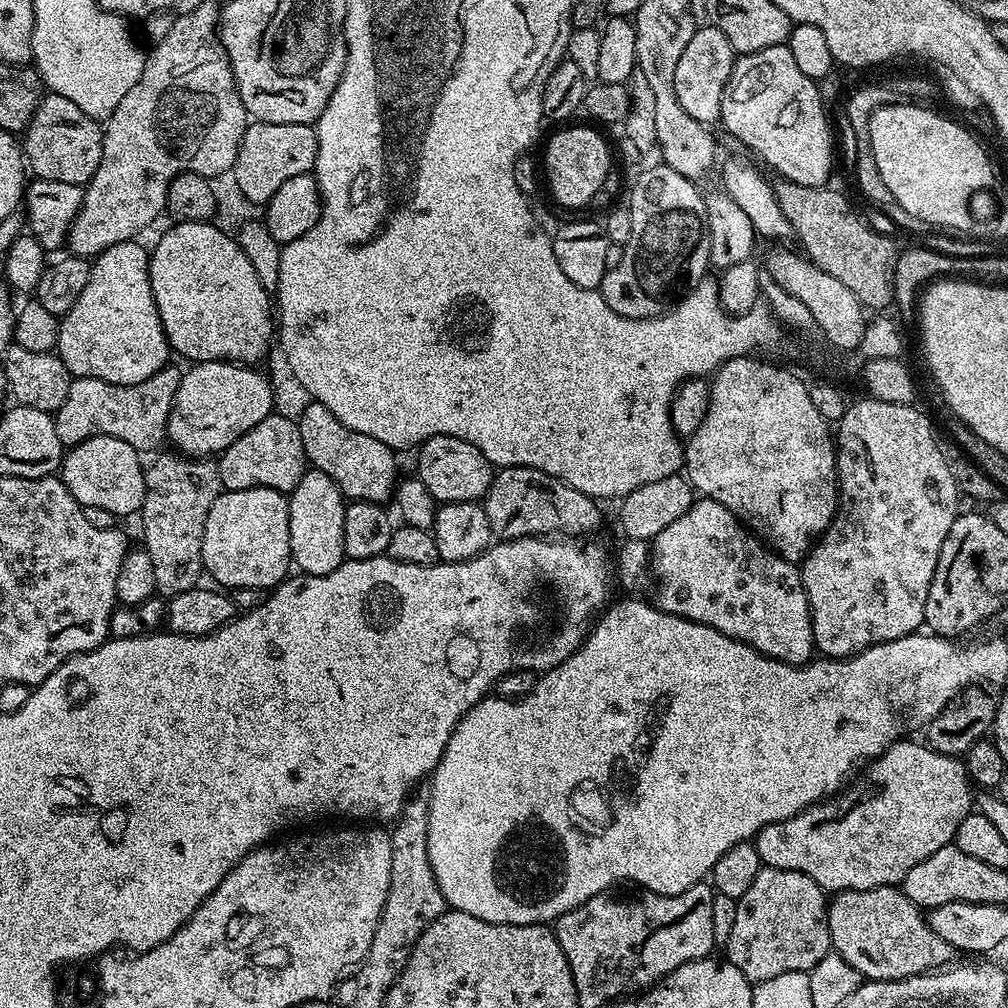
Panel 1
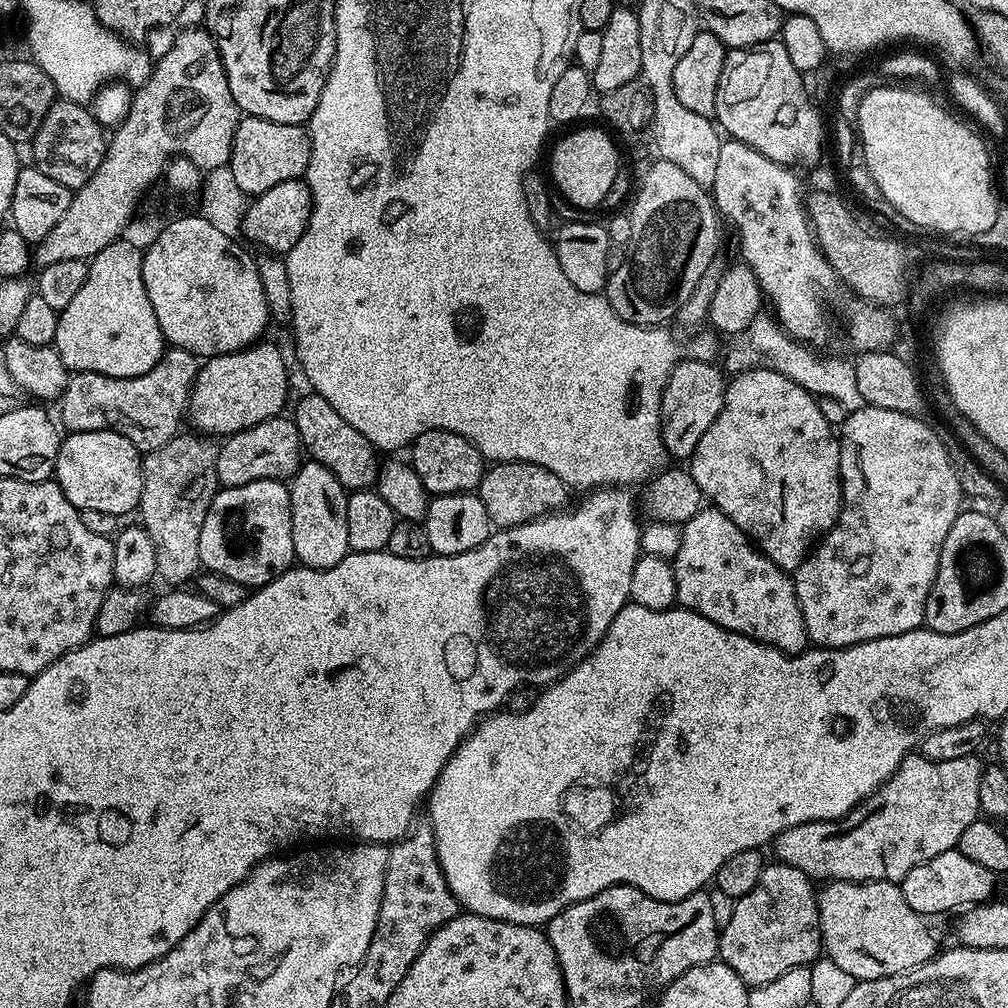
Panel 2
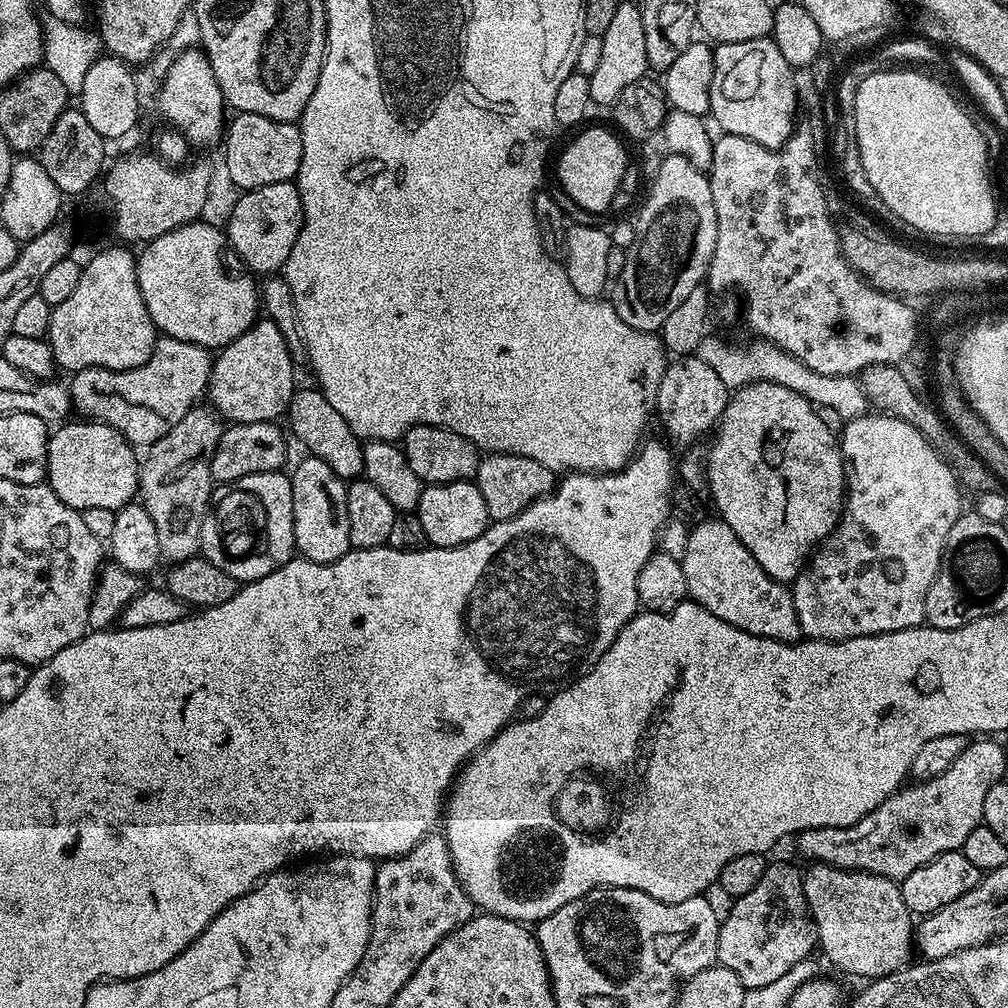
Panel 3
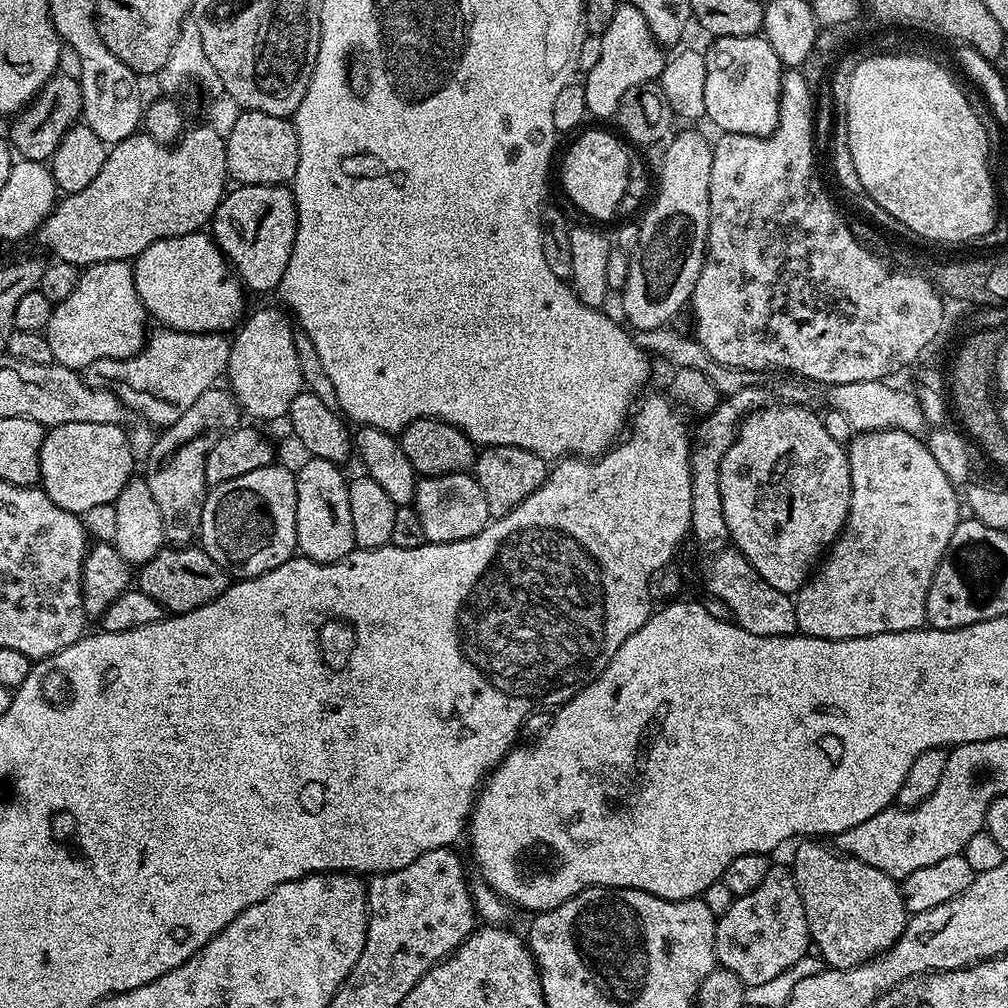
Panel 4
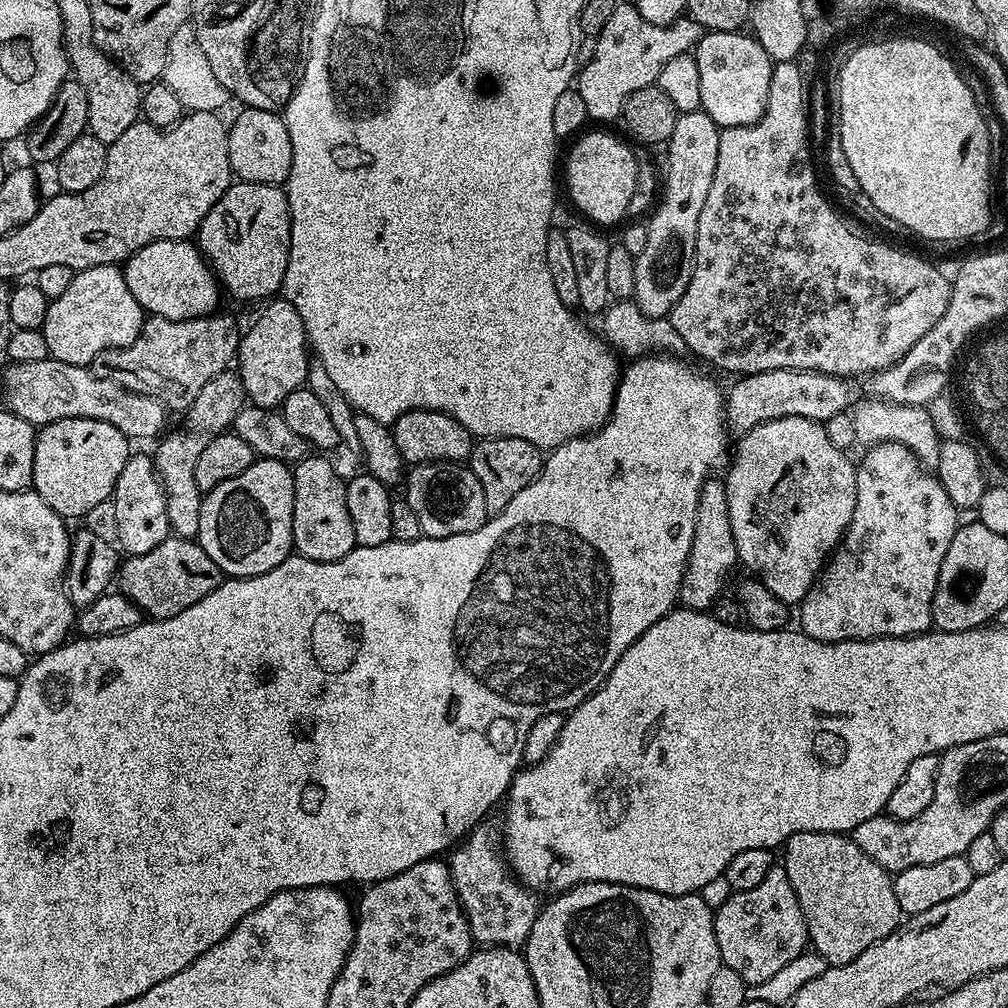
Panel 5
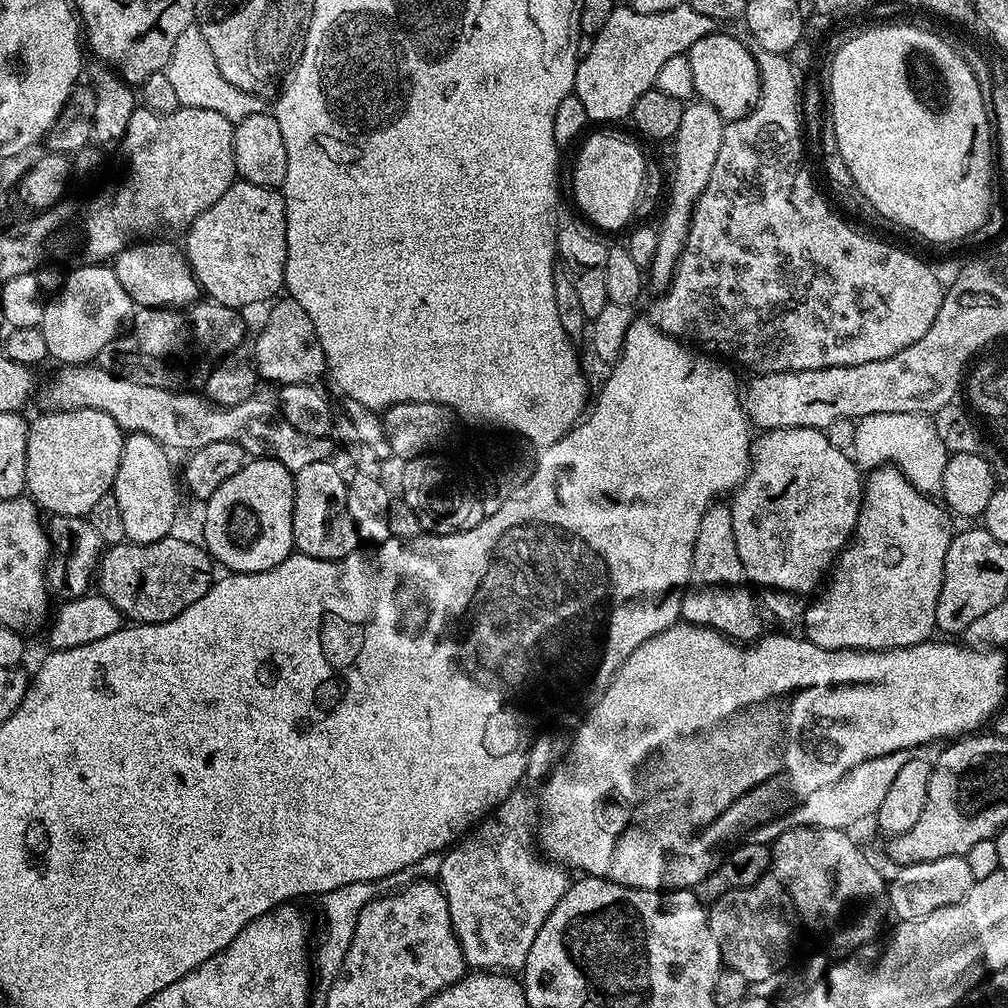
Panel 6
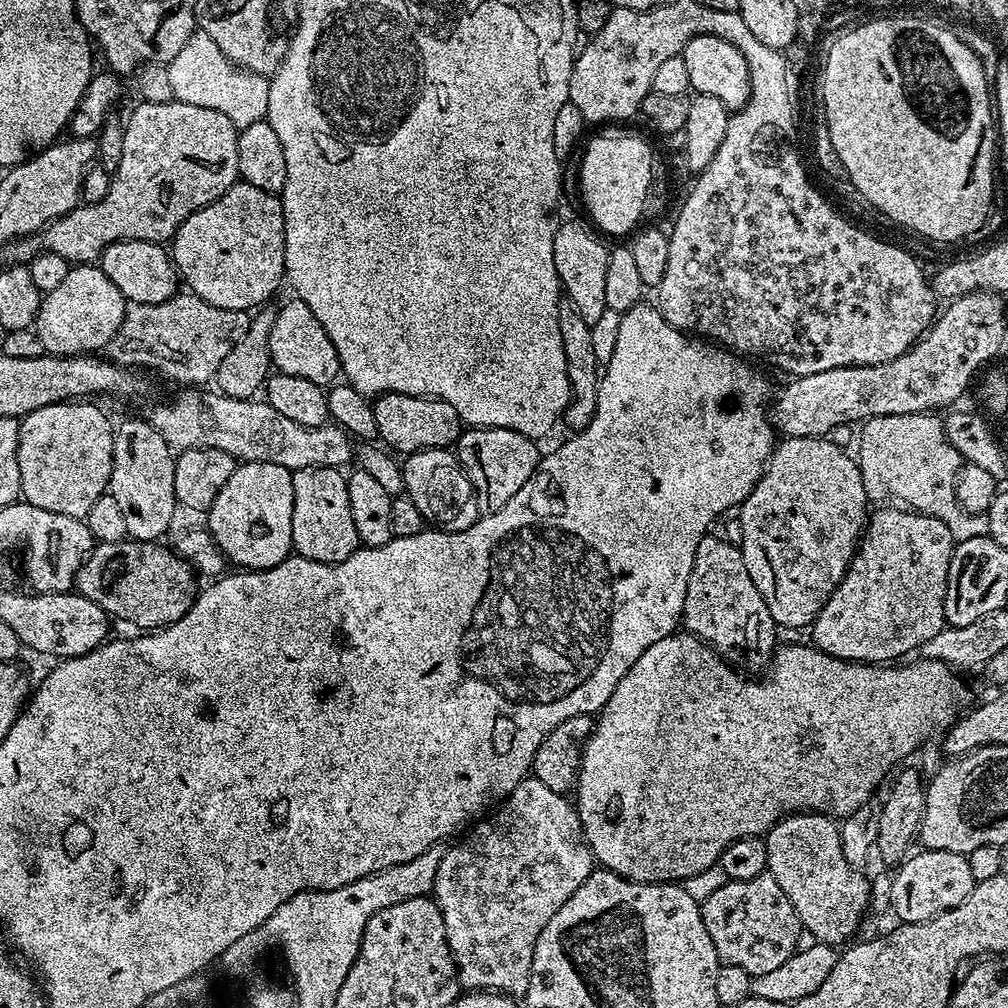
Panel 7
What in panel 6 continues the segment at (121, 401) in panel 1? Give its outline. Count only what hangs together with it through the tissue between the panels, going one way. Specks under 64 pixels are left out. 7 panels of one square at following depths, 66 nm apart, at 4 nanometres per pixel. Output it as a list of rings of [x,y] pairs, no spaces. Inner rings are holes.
[[[197,302],[182,309],[137,307],[130,327],[102,346],[95,363],[107,372],[137,380],[139,384],[180,390],[195,385],[192,383],[196,372],[207,373],[245,343],[244,320],[240,316],[243,315],[235,308],[211,302]]]

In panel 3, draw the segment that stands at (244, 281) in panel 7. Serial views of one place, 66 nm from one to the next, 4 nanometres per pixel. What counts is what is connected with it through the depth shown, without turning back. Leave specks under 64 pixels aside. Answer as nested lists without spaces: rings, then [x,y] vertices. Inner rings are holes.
[[[291,180],[286,182],[274,182],[274,186],[262,186],[250,188],[239,193],[237,205],[226,225],[228,243],[232,245],[240,259],[253,274],[276,274],[283,269],[284,264],[290,258],[290,250],[294,250],[294,242],[298,242],[298,234],[304,225],[304,211],[302,210],[302,198]]]

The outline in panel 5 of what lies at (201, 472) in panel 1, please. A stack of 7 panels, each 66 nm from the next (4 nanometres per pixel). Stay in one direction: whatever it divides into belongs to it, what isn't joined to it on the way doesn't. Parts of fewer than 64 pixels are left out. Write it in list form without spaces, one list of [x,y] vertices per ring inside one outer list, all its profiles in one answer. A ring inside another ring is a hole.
[[[235,371],[223,372],[210,378],[210,382],[202,386],[198,398],[194,398],[192,405],[186,409],[188,421],[170,436],[165,435],[159,441],[161,444],[157,446],[156,452],[154,451],[156,472],[166,494],[166,516],[170,518],[172,532],[177,537],[195,538],[198,534],[202,493],[196,481],[196,467],[202,450],[206,450],[206,446],[210,446],[214,438],[218,438],[235,425],[238,414],[244,407],[246,393],[243,381]]]

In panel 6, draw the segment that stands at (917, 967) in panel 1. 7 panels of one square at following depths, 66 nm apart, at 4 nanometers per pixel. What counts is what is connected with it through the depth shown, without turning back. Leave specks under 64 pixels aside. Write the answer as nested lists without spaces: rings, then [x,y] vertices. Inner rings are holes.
[[[801,826],[782,833],[771,841],[771,875],[782,882],[796,908],[799,923],[812,932],[820,932],[827,924],[840,924],[832,936],[836,954],[851,954],[875,941],[876,931],[886,916],[886,876],[868,861],[868,856],[842,828]]]

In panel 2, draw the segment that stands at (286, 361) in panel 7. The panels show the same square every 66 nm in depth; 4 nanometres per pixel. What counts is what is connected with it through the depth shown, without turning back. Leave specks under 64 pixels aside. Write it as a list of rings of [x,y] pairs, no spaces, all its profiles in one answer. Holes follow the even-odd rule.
[[[264,343],[251,344],[240,352],[210,356],[201,363],[186,413],[197,433],[209,438],[227,438],[285,411],[288,364],[278,345]]]

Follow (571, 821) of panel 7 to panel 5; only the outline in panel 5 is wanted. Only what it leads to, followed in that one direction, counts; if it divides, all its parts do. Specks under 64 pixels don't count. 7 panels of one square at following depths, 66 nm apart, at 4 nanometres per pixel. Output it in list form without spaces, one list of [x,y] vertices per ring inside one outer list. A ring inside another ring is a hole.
[[[488,822],[477,823],[467,837],[451,849],[452,881],[473,941],[485,948],[519,949],[527,942],[536,921],[538,896],[533,889],[525,888],[508,867],[501,840],[499,827],[491,828]]]

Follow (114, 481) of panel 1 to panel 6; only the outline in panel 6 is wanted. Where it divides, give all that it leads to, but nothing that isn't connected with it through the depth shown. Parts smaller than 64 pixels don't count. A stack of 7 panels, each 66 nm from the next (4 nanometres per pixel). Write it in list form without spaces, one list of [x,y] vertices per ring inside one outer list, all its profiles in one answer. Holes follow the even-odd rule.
[[[66,410],[44,412],[28,425],[26,438],[26,492],[45,513],[52,516],[87,517],[94,505],[112,491],[112,483],[118,474],[118,462],[122,462],[122,446],[126,433],[102,410]]]

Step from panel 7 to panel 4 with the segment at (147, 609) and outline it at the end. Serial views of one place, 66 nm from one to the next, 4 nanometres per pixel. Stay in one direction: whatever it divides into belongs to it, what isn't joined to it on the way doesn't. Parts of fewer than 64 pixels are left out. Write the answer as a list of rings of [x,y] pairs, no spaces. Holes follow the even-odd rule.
[[[166,546],[150,562],[141,565],[136,576],[140,591],[149,594],[165,611],[175,615],[208,605],[227,590],[229,583],[225,569],[198,546]]]

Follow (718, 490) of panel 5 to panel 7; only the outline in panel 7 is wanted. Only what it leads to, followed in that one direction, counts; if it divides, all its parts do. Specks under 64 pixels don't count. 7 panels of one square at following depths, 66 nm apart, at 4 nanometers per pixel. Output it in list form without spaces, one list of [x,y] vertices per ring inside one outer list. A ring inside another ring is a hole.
[[[709,534],[698,542],[690,582],[686,586],[682,628],[740,670],[748,664],[748,652],[775,653],[778,626],[774,618],[770,618],[770,606],[766,606],[766,598],[758,594],[758,586],[754,586],[754,578],[750,578],[750,570],[746,570],[746,562],[733,541],[731,544],[720,536]]]

